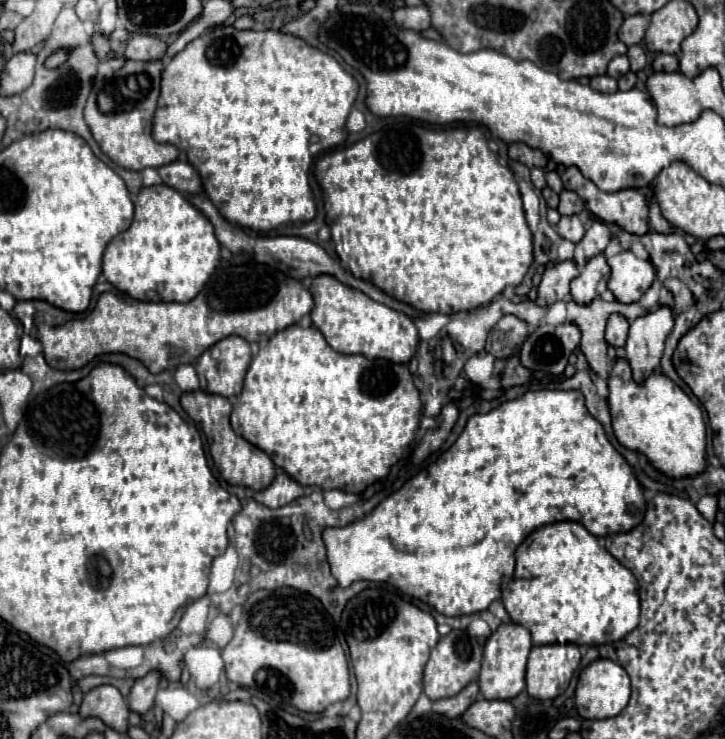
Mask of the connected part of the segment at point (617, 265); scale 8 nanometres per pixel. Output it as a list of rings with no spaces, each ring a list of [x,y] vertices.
[[[622,251],[610,257],[608,265],[612,269],[608,289],[620,303],[638,301],[656,279],[656,267],[652,261],[638,259],[632,251]]]

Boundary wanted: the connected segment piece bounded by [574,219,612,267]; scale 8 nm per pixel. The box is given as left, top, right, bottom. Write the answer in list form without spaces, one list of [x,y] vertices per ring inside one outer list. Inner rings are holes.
[[[594,219],[592,225],[588,227],[586,235],[582,237],[580,243],[576,243],[576,253],[574,253],[574,261],[578,263],[578,267],[584,267],[588,259],[592,259],[594,255],[598,253],[604,253],[606,245],[610,243],[612,239],[612,233],[610,233],[610,227],[600,221],[600,219]]]

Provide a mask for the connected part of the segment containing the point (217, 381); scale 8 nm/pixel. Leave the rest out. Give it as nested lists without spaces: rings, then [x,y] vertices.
[[[230,335],[218,341],[198,357],[196,373],[200,389],[222,397],[238,395],[250,361],[252,351],[246,339]]]

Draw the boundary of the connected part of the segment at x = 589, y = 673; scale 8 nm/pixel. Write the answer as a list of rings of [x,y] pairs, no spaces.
[[[596,659],[580,671],[574,705],[582,719],[608,719],[618,715],[630,699],[630,677],[628,673],[610,659]]]

